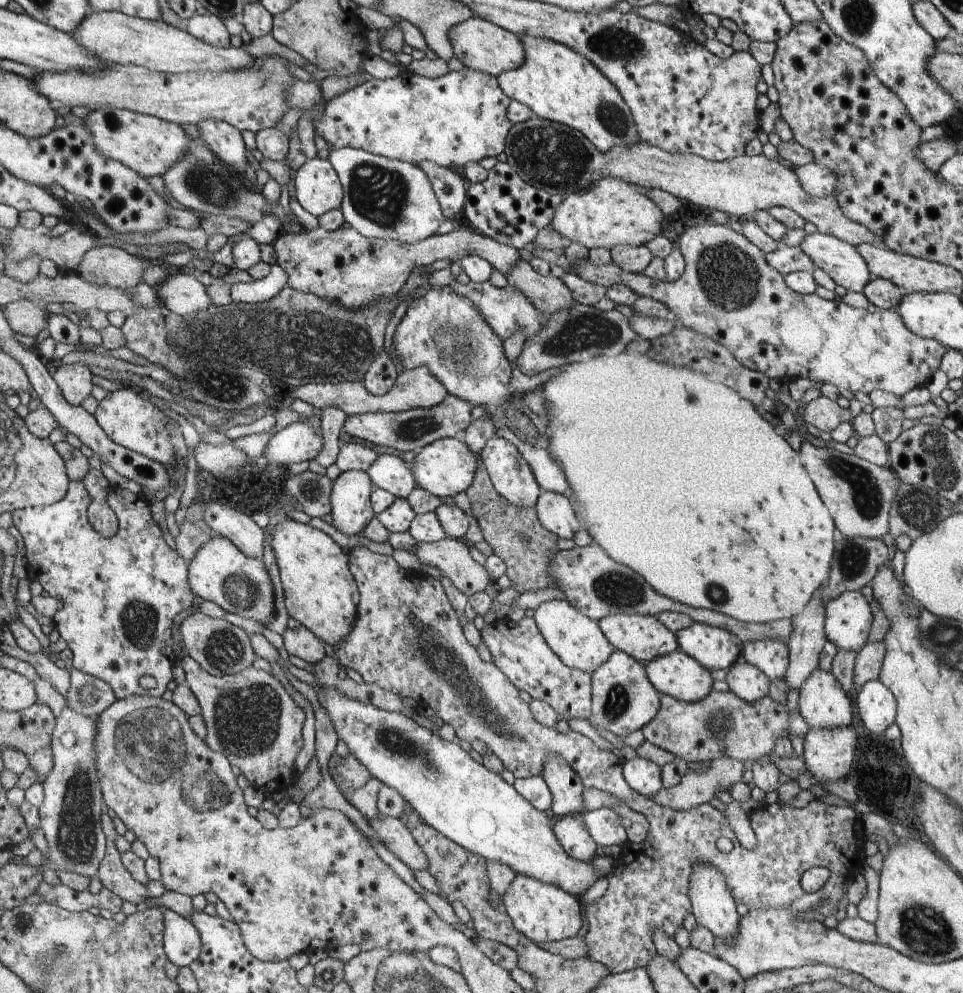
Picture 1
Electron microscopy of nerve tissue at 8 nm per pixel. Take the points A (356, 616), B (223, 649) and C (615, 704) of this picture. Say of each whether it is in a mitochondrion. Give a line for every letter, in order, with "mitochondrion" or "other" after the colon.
A: other
B: mitochondrion
C: mitochondrion

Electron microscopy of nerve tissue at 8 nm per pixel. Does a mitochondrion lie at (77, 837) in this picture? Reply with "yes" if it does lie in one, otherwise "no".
yes

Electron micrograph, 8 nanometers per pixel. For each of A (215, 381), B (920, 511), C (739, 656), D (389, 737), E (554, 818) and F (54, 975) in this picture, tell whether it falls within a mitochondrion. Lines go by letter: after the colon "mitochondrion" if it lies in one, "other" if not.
A: mitochondrion
B: mitochondrion
C: other
D: mitochondrion
E: other
F: mitochondrion

